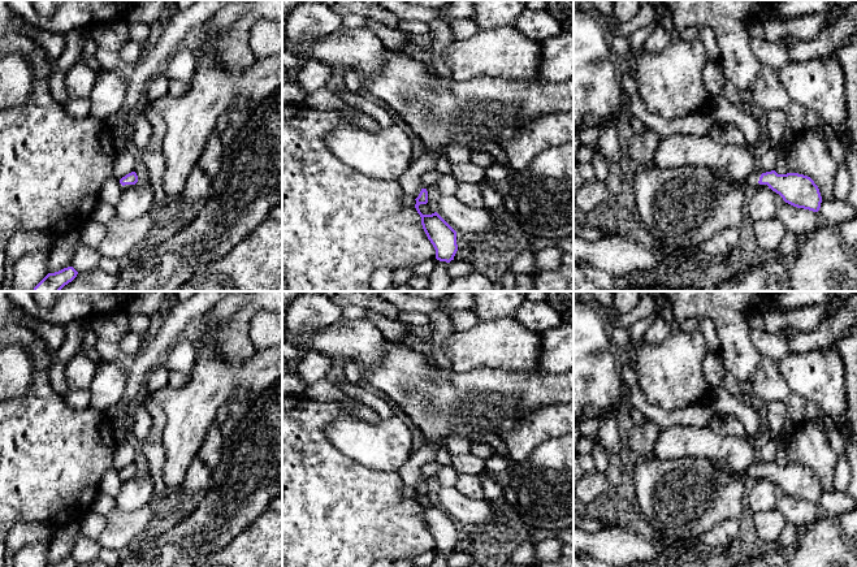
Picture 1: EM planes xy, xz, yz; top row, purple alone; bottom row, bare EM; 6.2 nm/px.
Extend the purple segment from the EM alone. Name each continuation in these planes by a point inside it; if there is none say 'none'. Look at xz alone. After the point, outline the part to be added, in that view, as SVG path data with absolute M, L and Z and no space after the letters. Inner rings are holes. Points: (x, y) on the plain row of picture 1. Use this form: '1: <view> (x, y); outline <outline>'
none

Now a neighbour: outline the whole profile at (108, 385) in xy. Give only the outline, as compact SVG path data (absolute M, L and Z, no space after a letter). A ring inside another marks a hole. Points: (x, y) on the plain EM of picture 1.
M99 362L96 376L90 385L90 407L107 411L122 398L125 390L125 375L118 363Z

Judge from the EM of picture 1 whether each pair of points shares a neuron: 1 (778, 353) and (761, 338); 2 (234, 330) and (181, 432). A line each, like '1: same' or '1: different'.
1: same
2: different

